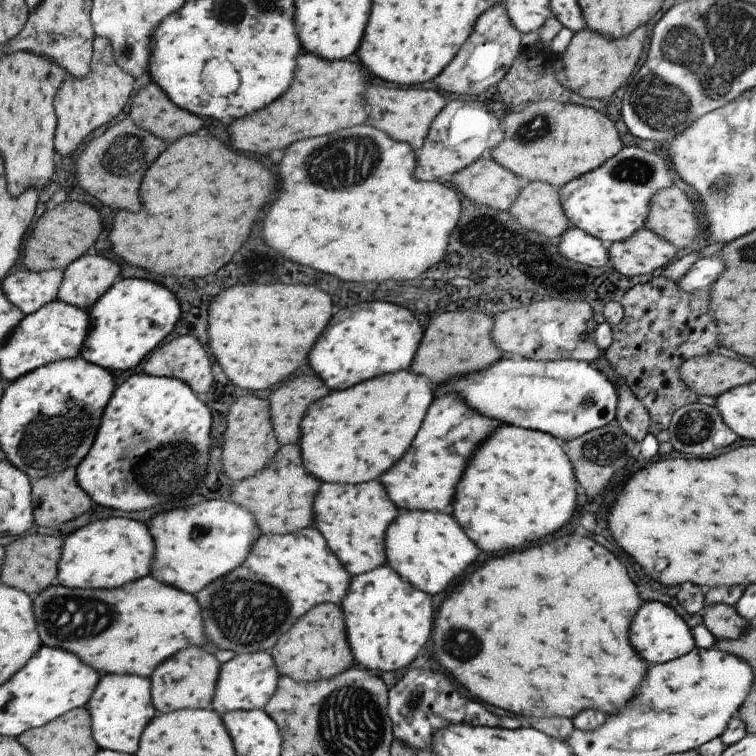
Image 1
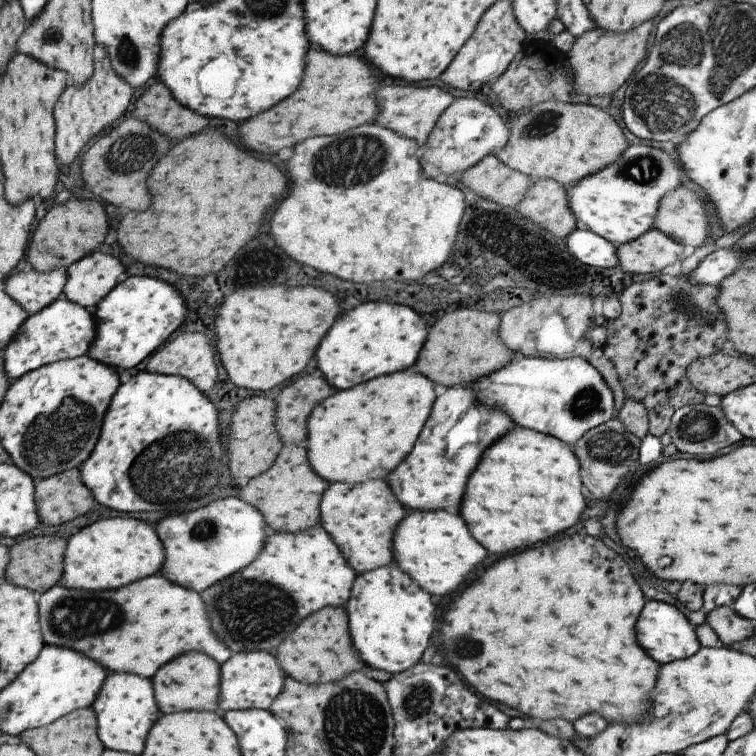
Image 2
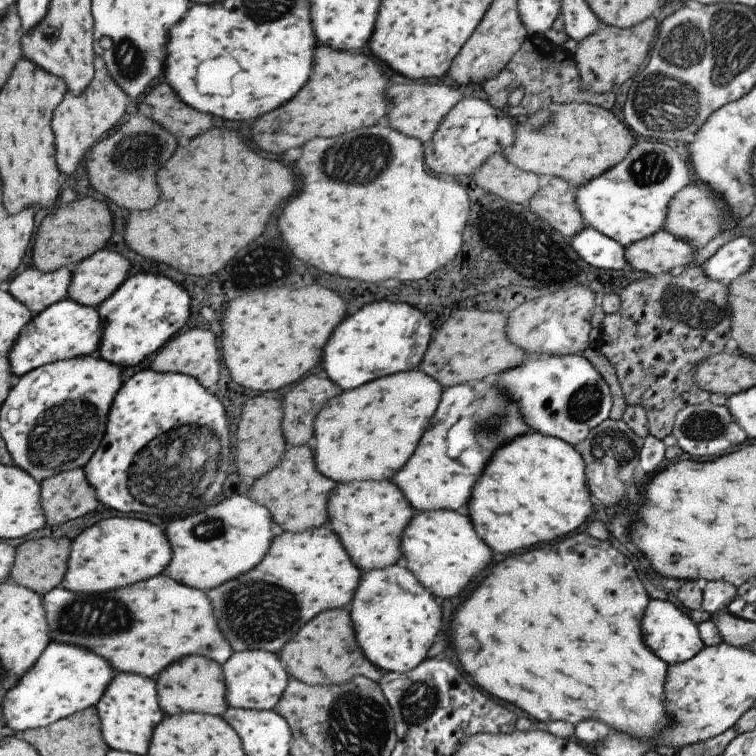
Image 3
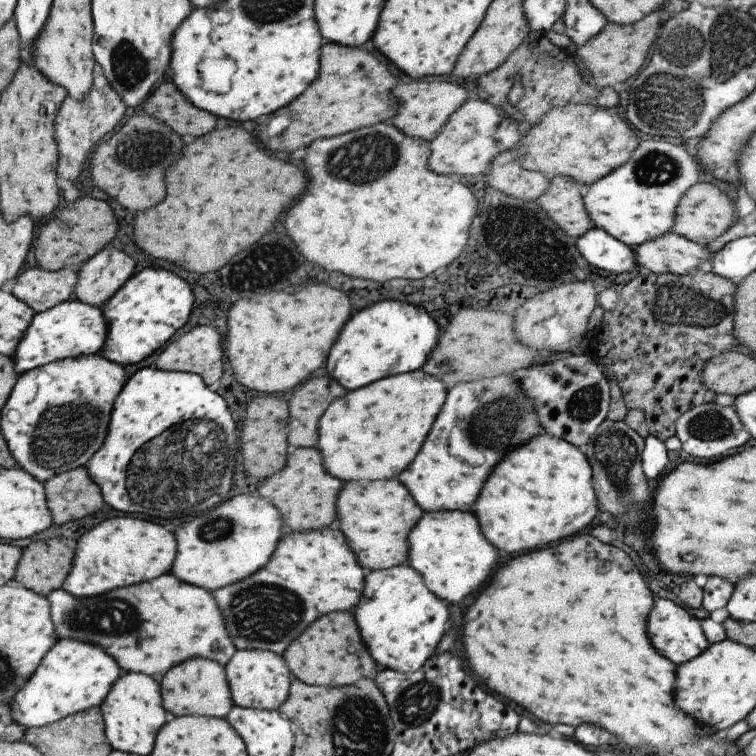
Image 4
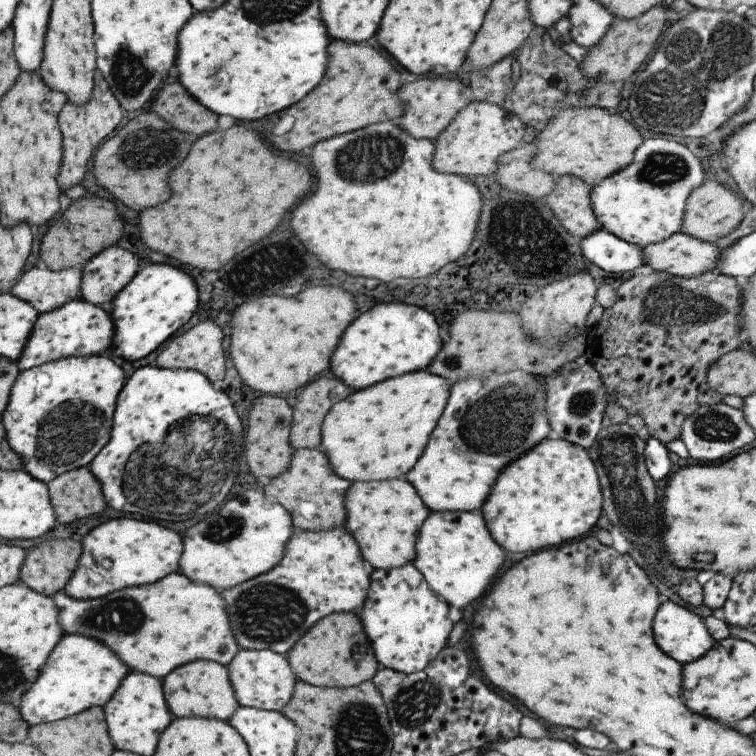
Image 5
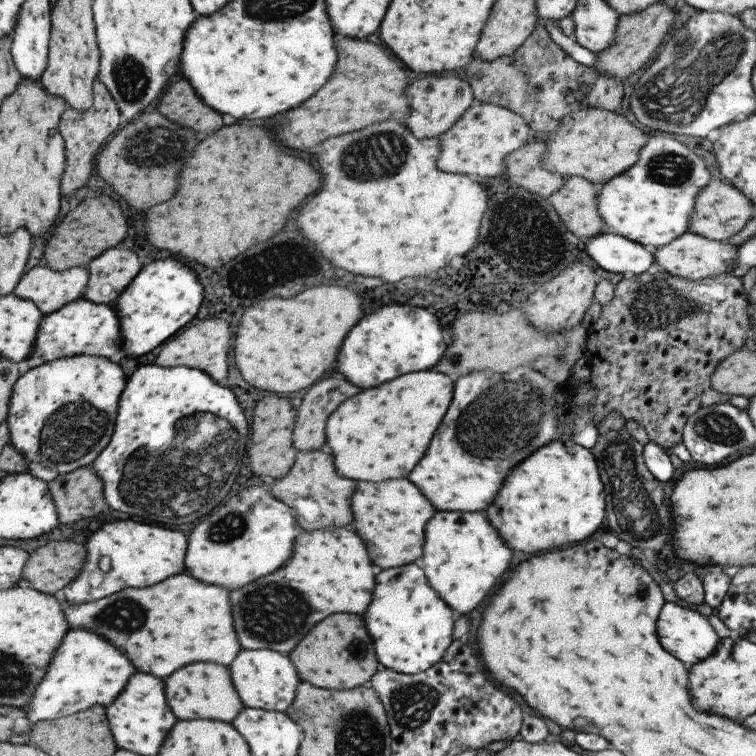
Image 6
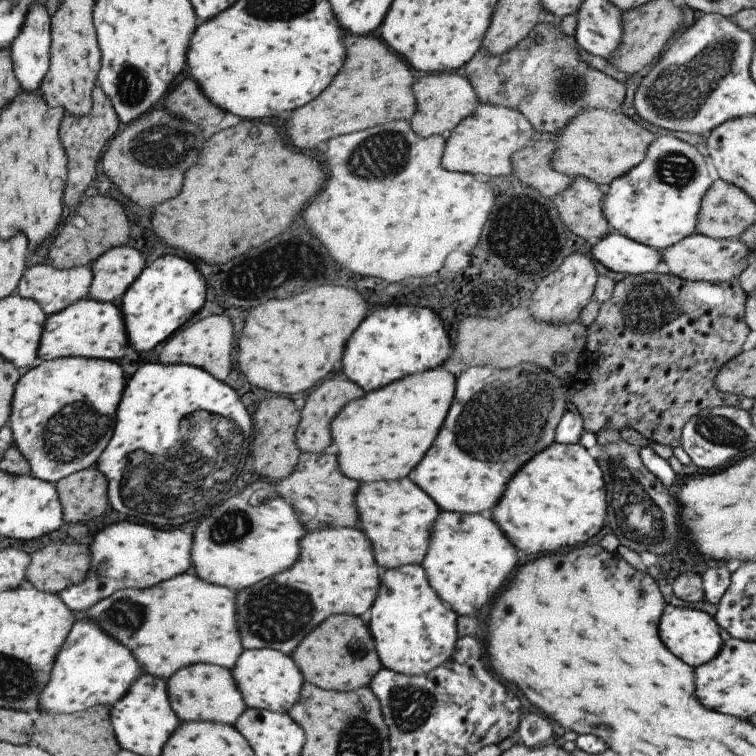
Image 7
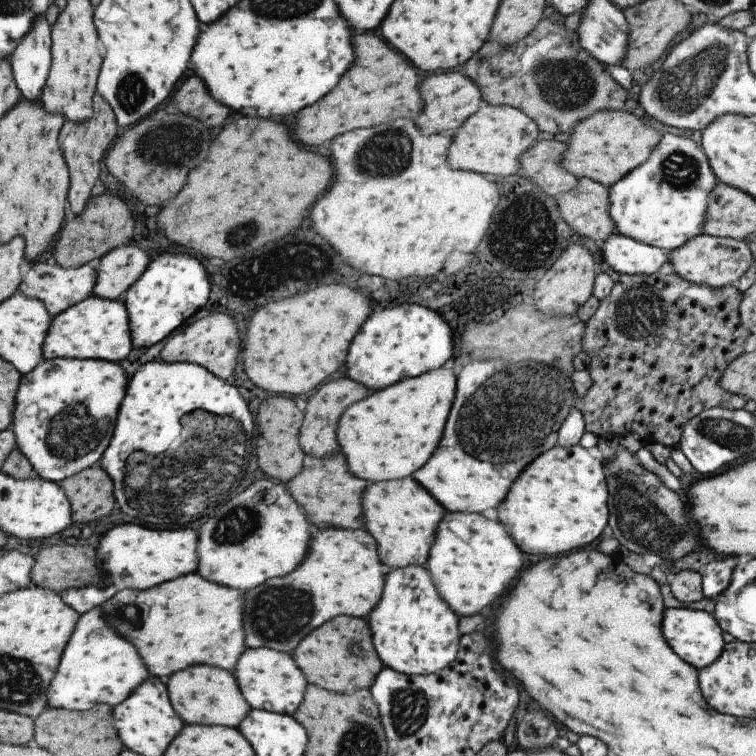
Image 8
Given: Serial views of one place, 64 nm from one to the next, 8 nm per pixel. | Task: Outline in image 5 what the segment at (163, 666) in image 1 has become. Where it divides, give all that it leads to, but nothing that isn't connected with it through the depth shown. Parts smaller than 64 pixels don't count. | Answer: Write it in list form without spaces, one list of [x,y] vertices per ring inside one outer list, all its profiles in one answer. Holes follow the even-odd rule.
[[[195,660],[168,672],[162,679],[165,704],[173,718],[203,717],[226,721],[238,707],[226,667],[211,660]]]

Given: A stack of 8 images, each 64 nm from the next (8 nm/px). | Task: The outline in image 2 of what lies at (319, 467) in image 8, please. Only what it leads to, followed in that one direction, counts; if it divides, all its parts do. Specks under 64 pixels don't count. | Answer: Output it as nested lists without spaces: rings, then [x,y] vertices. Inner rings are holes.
[[[288,444],[282,445],[274,464],[265,474],[255,476],[253,480],[249,480],[245,486],[238,489],[238,497],[261,513],[268,532],[296,533],[304,531],[305,528],[311,528],[313,524],[319,522],[317,504],[323,488],[327,485],[325,480],[315,476],[313,470],[309,468],[305,450],[301,446]]]

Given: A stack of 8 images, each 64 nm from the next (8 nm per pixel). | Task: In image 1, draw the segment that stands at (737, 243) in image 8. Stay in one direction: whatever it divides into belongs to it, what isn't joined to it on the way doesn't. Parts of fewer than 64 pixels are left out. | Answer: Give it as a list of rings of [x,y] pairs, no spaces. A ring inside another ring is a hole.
[[[643,227],[623,240],[607,244],[608,262],[619,275],[654,275],[673,258],[677,249]]]

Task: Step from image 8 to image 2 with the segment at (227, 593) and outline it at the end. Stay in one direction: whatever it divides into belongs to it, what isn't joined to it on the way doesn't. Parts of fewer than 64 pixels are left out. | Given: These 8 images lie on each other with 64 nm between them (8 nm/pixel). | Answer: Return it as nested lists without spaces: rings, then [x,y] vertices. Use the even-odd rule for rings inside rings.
[[[147,576],[134,580],[131,584],[107,590],[107,592],[81,592],[67,590],[59,584],[53,585],[45,592],[37,594],[39,626],[45,645],[71,648],[81,652],[83,656],[96,661],[108,673],[133,673],[146,679],[153,676],[157,664],[163,666],[171,658],[197,650],[205,652],[217,664],[223,664],[232,654],[213,636],[209,628],[209,620],[205,616],[205,606],[199,598],[199,593],[177,586],[162,576]]]

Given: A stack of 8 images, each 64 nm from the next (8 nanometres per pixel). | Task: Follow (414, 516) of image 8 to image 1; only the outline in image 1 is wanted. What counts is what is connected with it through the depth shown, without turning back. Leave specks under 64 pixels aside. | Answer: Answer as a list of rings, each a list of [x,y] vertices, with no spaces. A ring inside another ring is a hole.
[[[377,480],[365,484],[321,484],[313,498],[313,524],[337,556],[339,564],[355,576],[385,562],[383,537],[387,525],[399,510],[389,502]],[[327,494],[327,500],[325,500]],[[327,502],[327,506],[325,506]]]

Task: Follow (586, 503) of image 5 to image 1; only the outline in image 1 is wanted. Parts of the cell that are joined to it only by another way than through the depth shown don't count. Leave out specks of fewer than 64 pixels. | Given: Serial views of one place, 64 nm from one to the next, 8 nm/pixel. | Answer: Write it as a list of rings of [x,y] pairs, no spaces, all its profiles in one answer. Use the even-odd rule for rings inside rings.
[[[500,424],[493,429],[491,434],[487,435],[487,438],[475,448],[469,462],[466,462],[467,466],[461,473],[457,484],[455,485],[454,495],[452,501],[450,501],[451,510],[453,512],[448,513],[456,520],[459,528],[465,533],[465,536],[469,537],[469,540],[473,541],[473,544],[483,550],[483,552],[505,552],[505,550],[521,550],[523,546],[547,536],[547,534],[553,534],[555,530],[559,530],[561,526],[565,526],[569,522],[569,518],[573,516],[573,510],[575,510],[575,478],[573,478],[573,468],[569,464],[569,459],[565,454],[565,444],[560,440],[553,438],[550,434],[541,431],[532,431],[513,425]]]

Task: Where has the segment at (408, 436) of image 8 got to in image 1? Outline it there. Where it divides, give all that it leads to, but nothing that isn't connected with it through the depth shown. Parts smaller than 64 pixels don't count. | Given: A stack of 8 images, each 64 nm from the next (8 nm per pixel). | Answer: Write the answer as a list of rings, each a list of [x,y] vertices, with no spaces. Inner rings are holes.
[[[409,370],[375,376],[347,390],[329,392],[329,396],[315,400],[299,421],[298,440],[301,448],[301,464],[305,472],[321,482],[343,482],[343,484],[347,482],[359,484],[379,478],[379,474],[383,474],[393,462],[397,462],[409,448],[431,400],[433,400],[431,386],[427,384],[425,377],[417,376]]]

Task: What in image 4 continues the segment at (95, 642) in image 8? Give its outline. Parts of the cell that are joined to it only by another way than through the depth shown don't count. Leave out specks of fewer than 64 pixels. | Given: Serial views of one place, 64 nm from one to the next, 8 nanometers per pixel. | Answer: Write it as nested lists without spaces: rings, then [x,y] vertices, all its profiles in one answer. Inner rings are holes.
[[[57,639],[43,655],[33,674],[21,685],[21,688],[17,689],[17,692],[13,693],[8,702],[12,721],[24,729],[37,728],[57,722],[76,712],[98,707],[112,687],[113,681],[117,680],[120,674],[121,670],[113,658],[107,656],[97,646],[75,642],[73,639]]]

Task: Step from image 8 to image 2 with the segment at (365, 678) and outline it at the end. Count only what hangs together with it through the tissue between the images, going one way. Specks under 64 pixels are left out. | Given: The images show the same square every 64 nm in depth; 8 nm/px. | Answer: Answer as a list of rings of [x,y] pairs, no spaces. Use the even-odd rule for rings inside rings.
[[[331,606],[309,614],[277,645],[273,656],[285,676],[307,684],[335,682],[355,671],[362,672],[380,683],[392,678],[392,673],[372,669],[357,658],[348,633],[348,618],[345,618],[345,612],[341,608]]]

